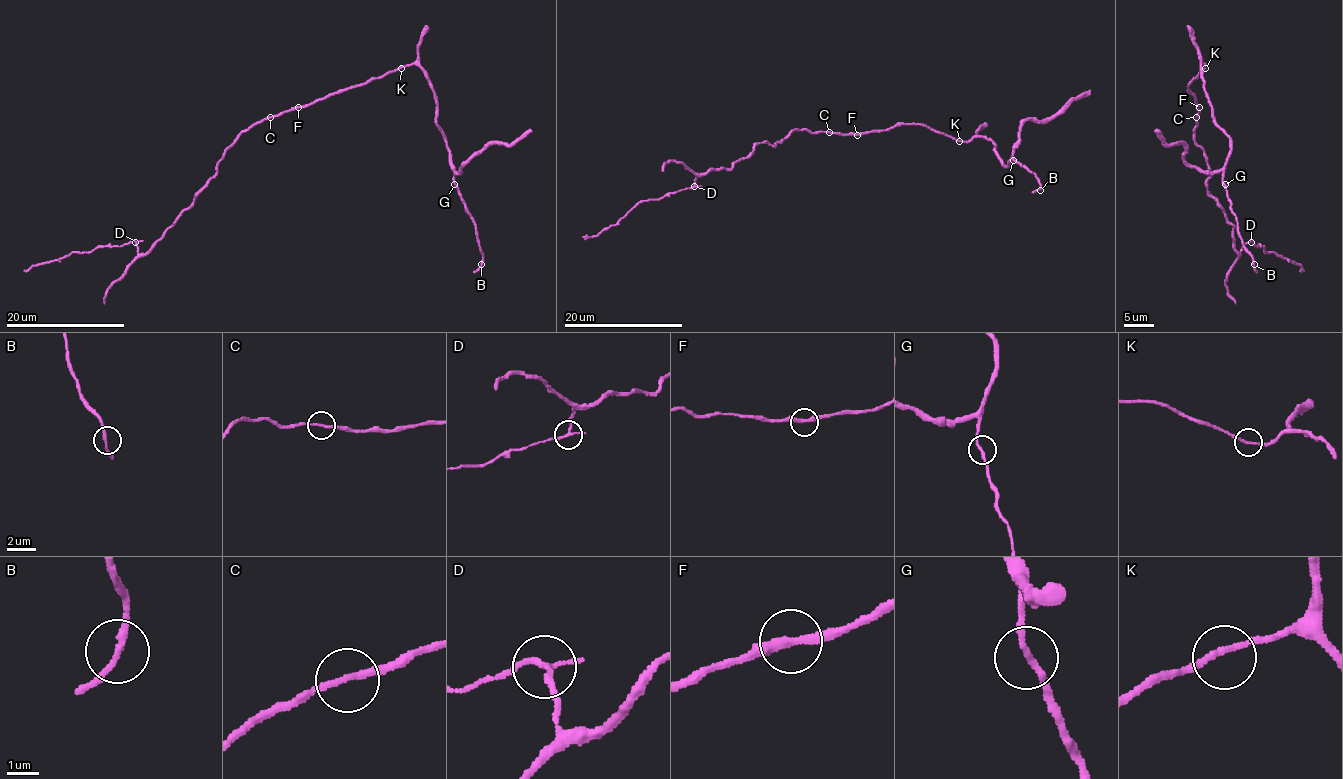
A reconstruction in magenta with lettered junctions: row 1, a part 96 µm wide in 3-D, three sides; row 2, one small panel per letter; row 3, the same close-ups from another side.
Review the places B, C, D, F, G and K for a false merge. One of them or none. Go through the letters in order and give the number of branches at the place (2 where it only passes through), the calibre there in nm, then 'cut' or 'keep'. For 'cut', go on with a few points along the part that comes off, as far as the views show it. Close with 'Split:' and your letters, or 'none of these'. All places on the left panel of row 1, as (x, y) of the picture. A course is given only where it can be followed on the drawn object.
B: 2 branches meet; 190 nm thick; keep
C: 2 branches meet; 180 nm thick; keep
D: 2 branches meet; 180 nm thick; cut; foreign part runs (135, 242), (70, 253), (23, 270)
F: 2 branches meet; 300 nm thick; keep
G: 2 branches meet; 200 nm thick; keep
K: 2 branches meet; 170 nm thick; keep
Split: D

